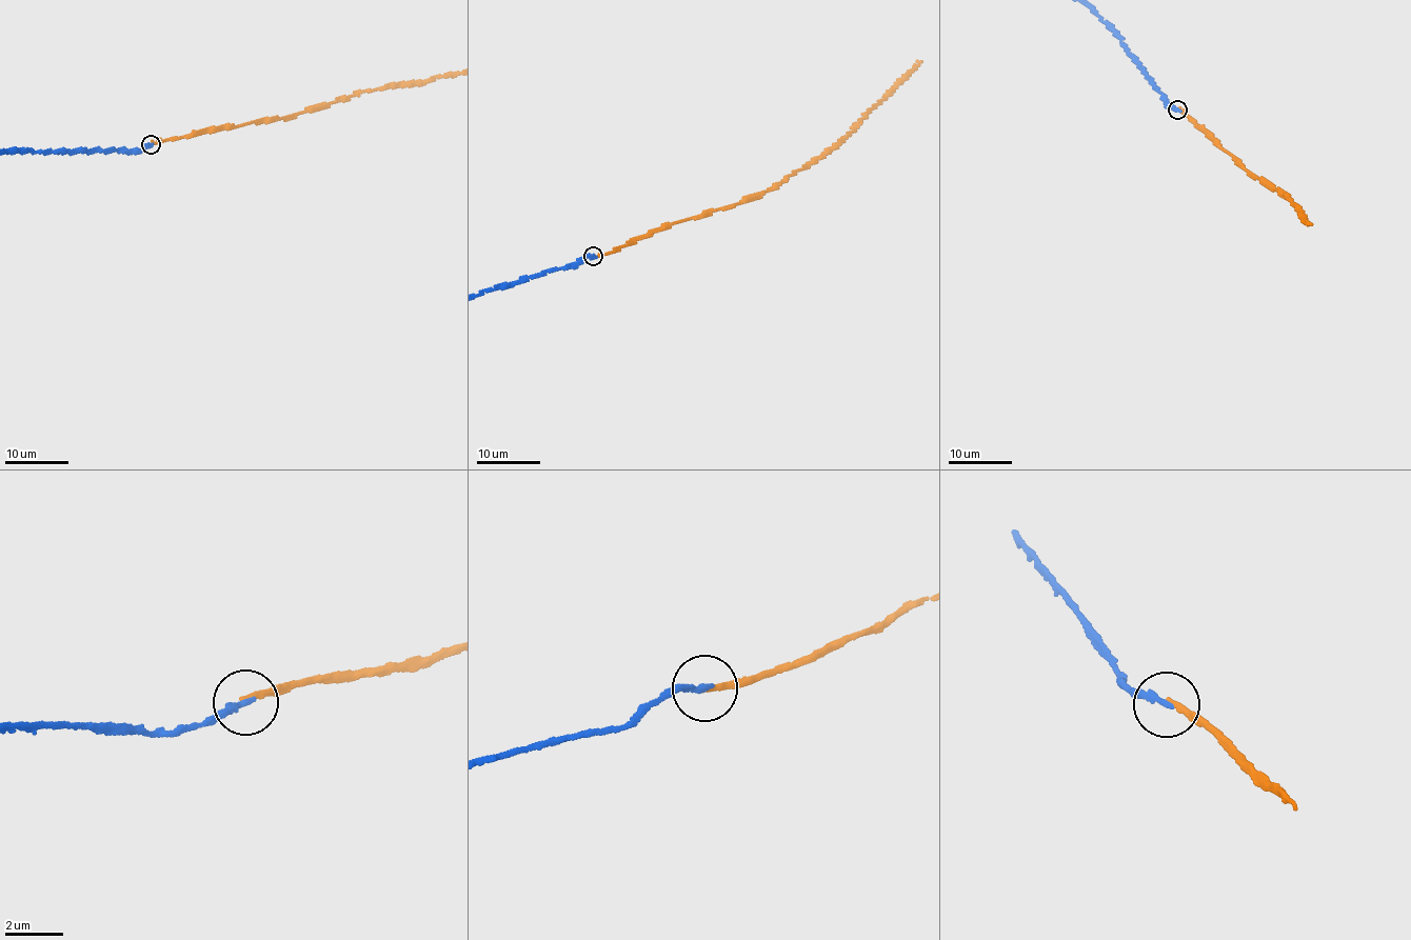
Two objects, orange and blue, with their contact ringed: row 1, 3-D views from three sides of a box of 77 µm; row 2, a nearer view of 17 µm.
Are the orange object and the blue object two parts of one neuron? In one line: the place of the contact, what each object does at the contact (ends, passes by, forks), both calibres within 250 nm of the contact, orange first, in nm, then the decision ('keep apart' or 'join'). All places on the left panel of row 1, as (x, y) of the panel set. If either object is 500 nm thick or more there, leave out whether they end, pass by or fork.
place (151, 144); orange ends; blue ends; calibres 220 and 200 nm; join

